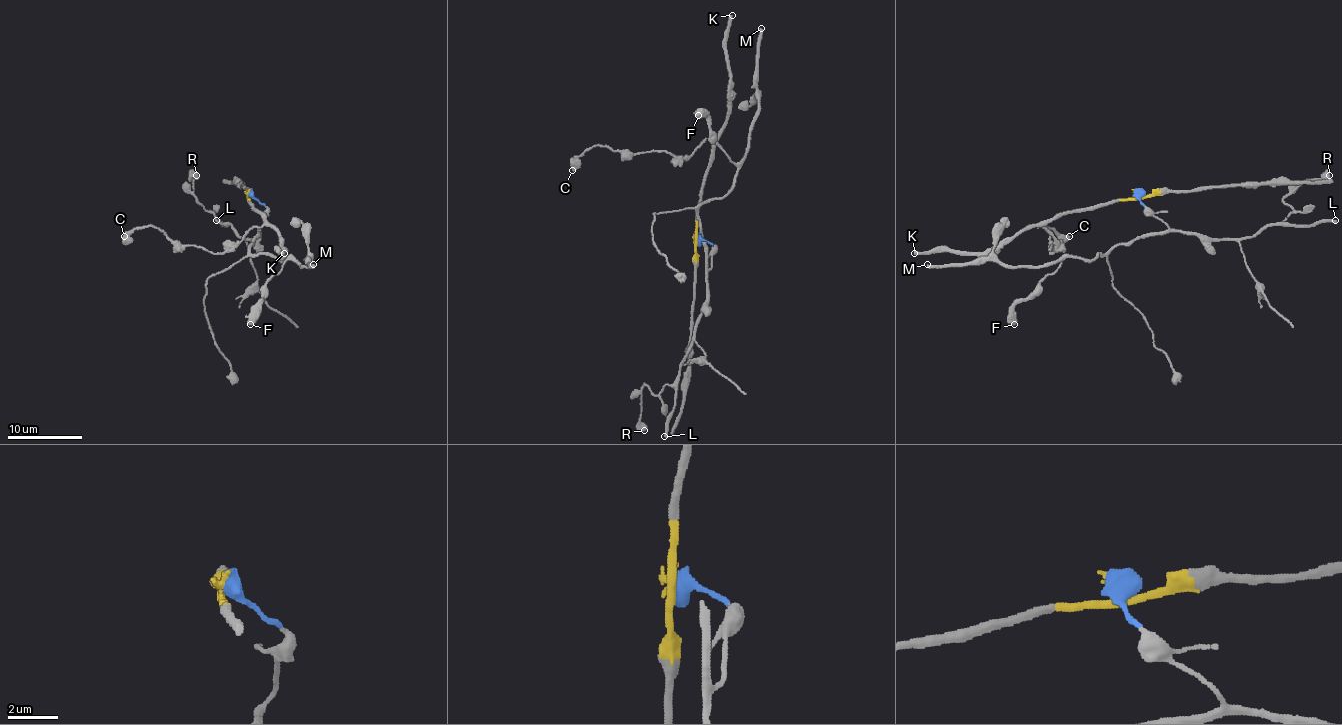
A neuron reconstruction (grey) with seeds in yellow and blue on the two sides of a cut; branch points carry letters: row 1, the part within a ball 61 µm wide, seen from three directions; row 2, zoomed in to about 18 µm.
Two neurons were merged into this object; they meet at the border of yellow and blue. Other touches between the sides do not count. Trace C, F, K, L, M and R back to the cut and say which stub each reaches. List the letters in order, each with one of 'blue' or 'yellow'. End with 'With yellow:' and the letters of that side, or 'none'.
C: yellow
F: blue
K: yellow
L: blue
M: blue
R: blue
With yellow: C, K

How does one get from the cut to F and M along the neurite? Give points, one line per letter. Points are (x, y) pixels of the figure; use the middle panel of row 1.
F: (695, 240), (714, 247), (712, 266), (697, 208), (727, 193), (737, 168), (697, 116)
M: (695, 240), (714, 247), (712, 266), (707, 268), (697, 208), (727, 193), (748, 146), (757, 110), (761, 28)

